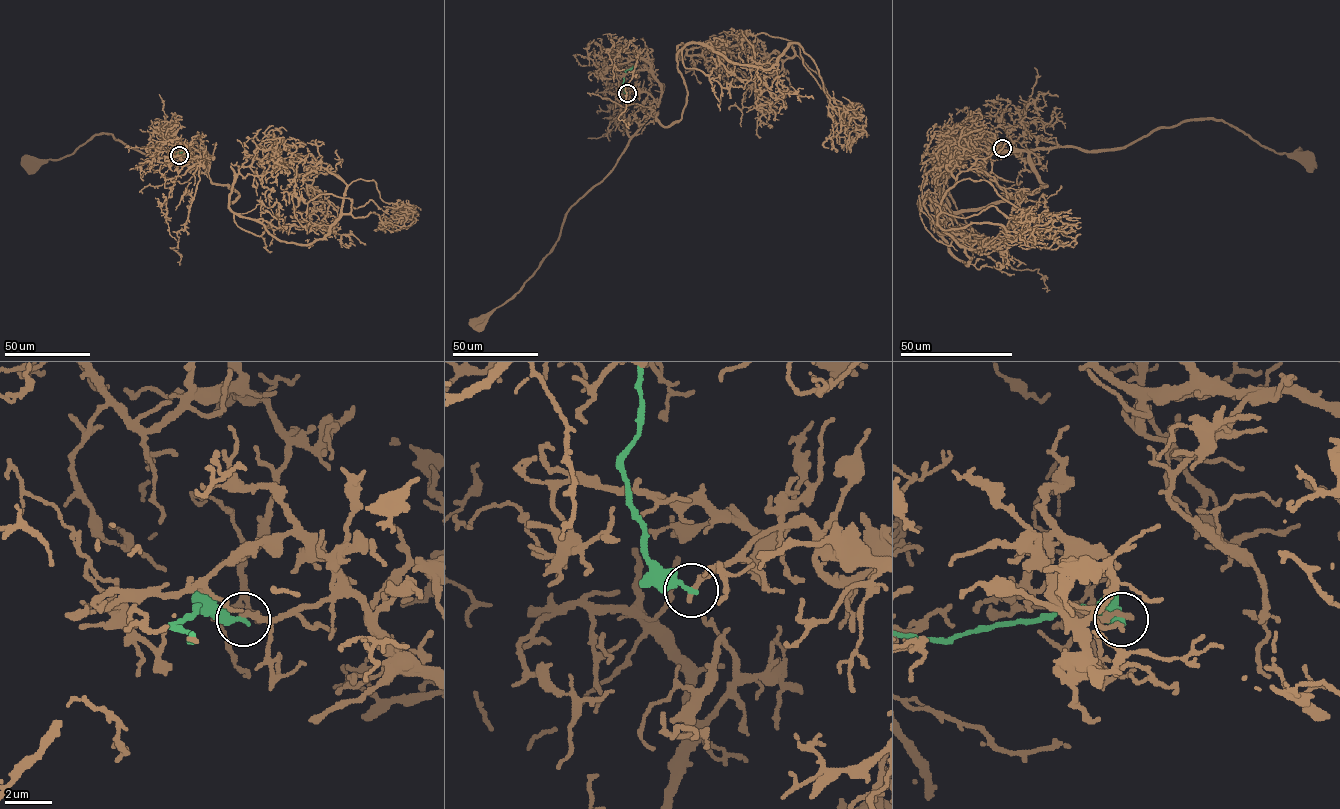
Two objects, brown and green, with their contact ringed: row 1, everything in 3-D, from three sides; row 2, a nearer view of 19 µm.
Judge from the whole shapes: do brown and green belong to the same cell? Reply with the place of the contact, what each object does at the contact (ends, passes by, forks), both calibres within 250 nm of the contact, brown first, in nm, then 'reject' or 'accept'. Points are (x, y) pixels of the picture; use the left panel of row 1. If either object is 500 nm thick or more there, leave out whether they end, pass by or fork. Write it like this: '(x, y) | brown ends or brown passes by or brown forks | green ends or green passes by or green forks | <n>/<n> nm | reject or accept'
(179, 155) | brown ends | green ends | 280/280 nm | reject

